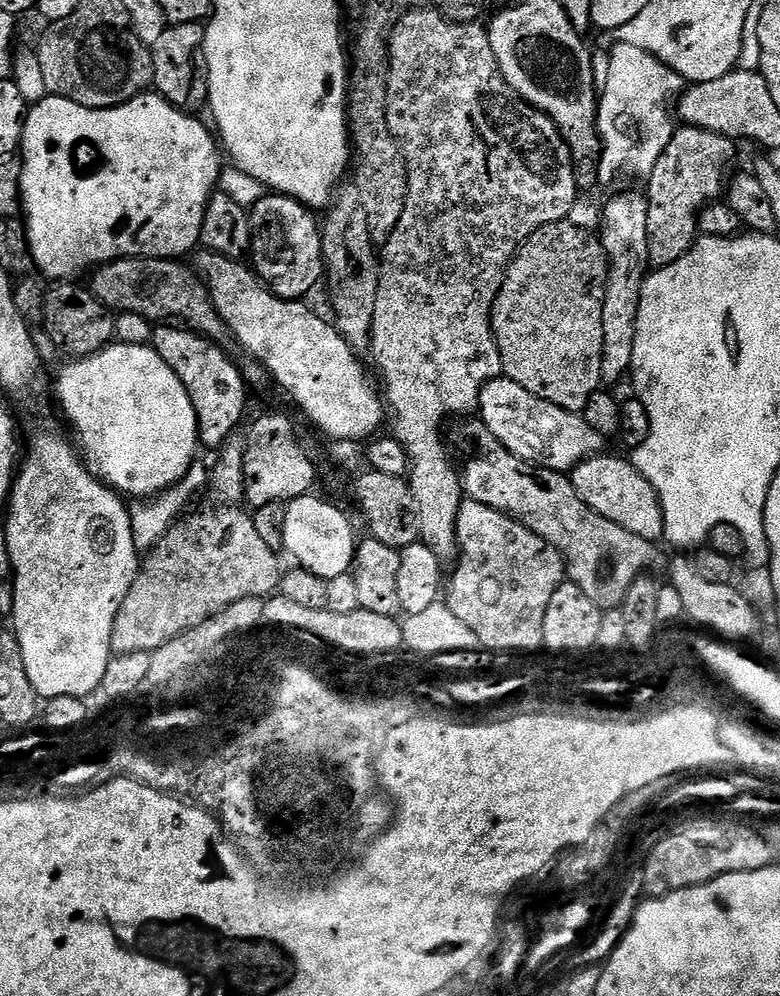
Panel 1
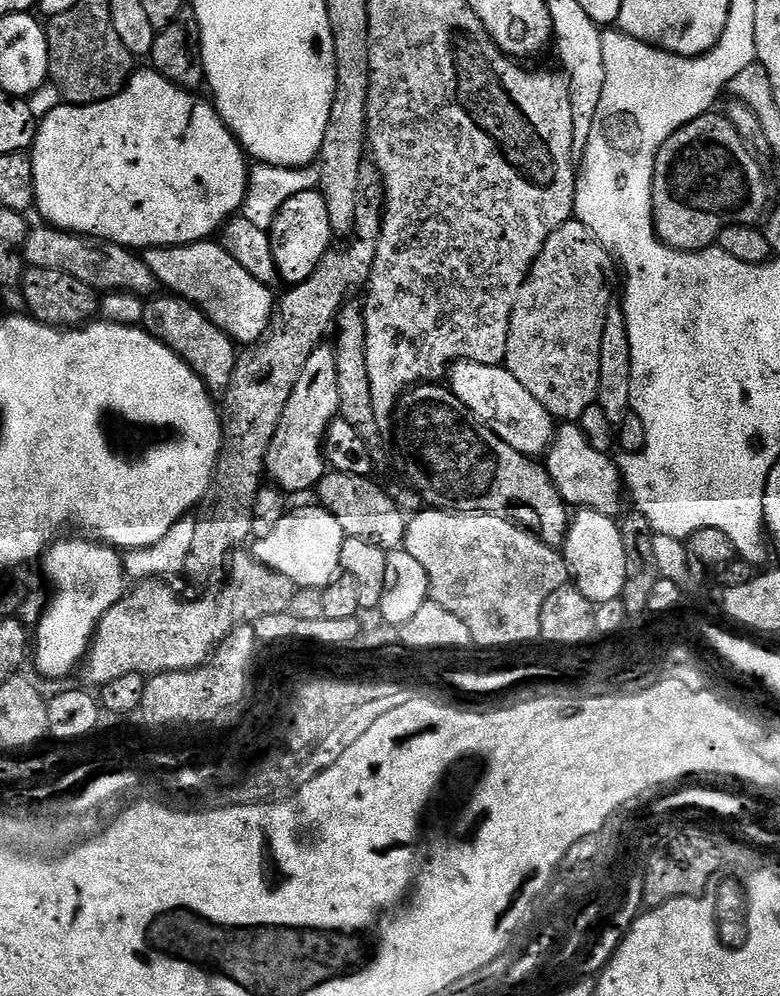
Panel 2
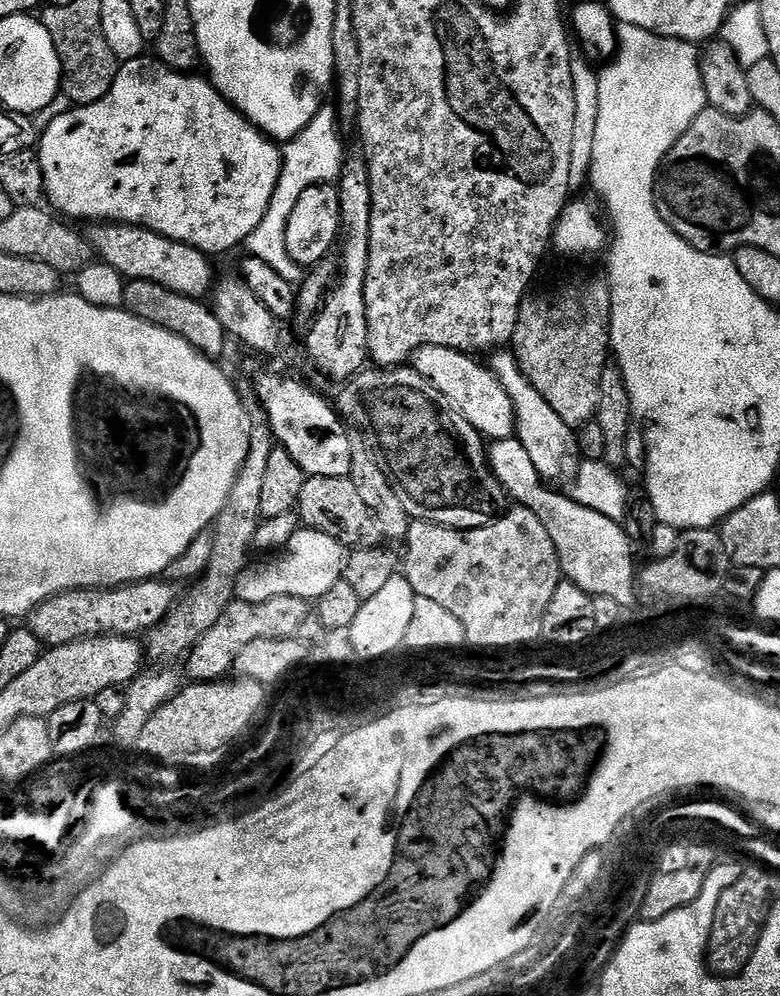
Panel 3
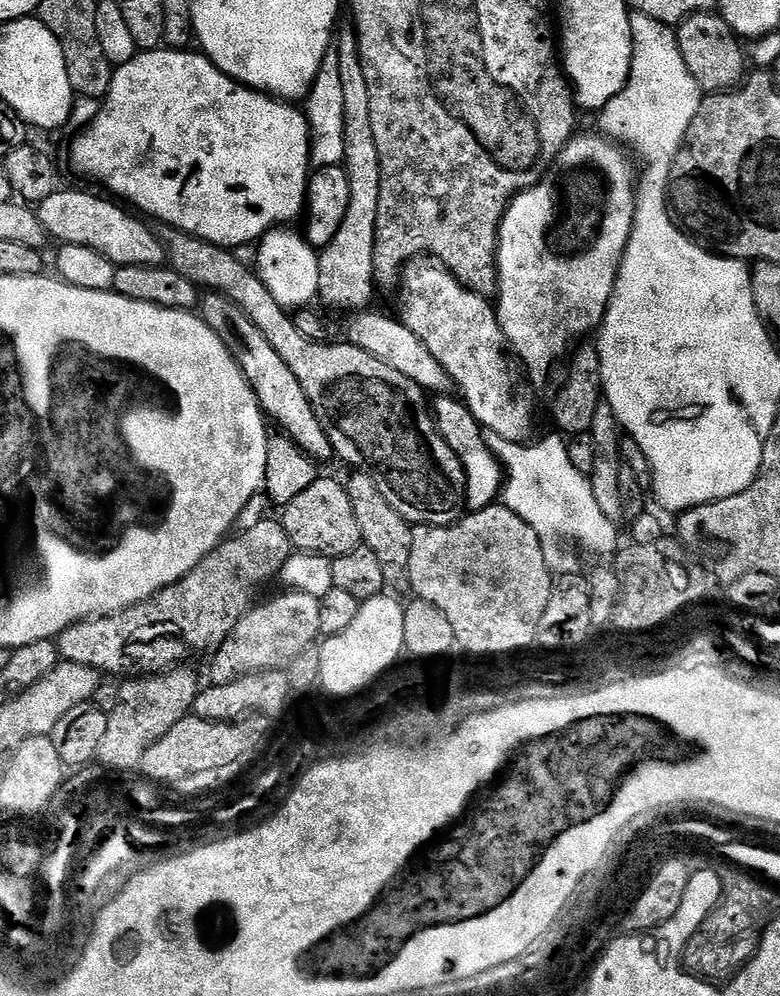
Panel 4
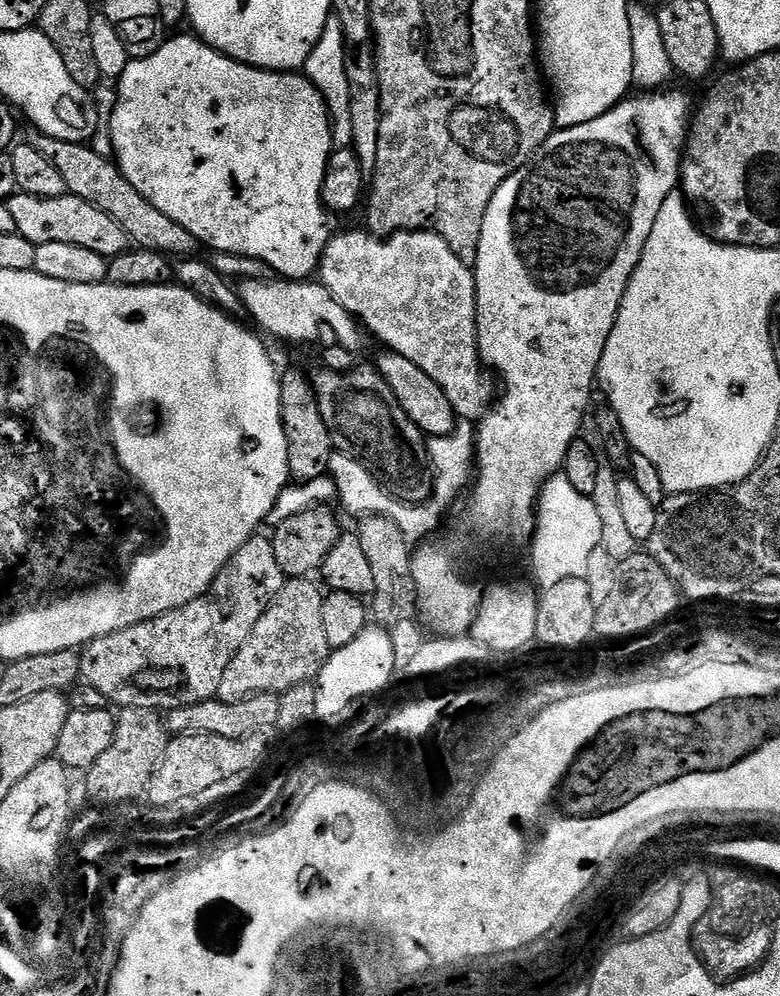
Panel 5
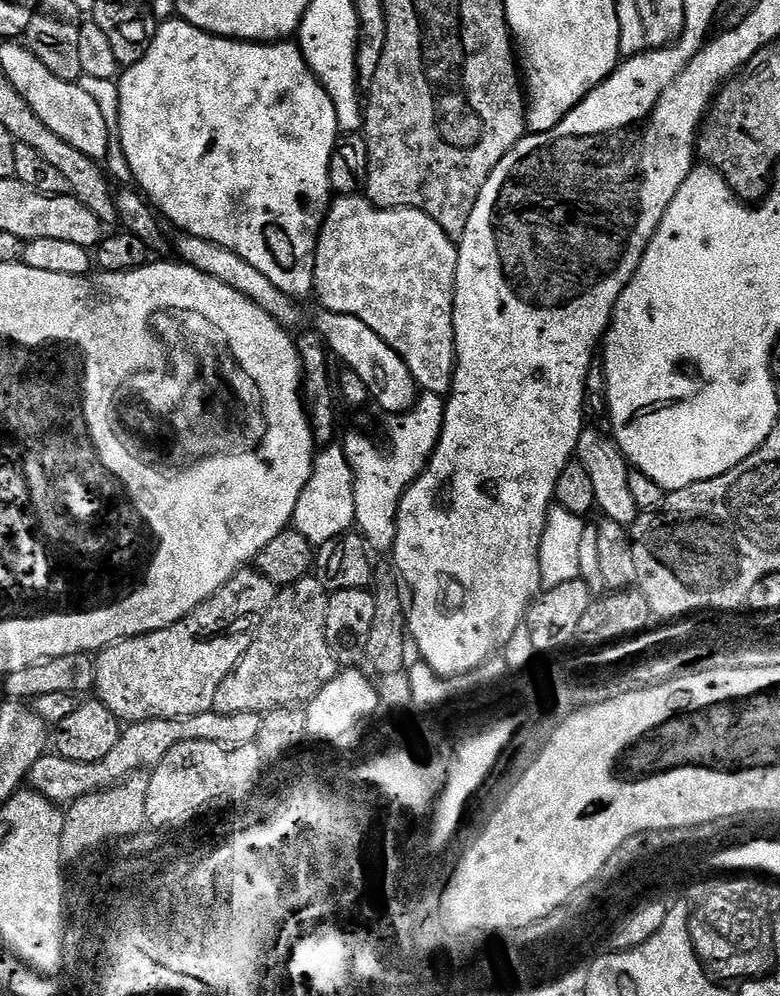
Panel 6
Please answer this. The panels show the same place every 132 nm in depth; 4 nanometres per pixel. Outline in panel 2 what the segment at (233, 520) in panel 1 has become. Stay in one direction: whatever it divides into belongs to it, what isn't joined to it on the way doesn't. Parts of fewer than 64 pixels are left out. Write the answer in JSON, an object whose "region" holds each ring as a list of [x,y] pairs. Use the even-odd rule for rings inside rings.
{"region":[[[240,550],[231,557],[228,585],[217,594],[216,600],[168,600],[168,588],[163,579],[149,579],[135,585],[98,622],[96,635],[88,646],[88,655],[82,664],[82,673],[93,686],[114,682],[125,674],[142,674],[151,678],[168,671],[190,671],[201,667],[212,659],[220,643],[236,627],[243,624],[255,625],[258,618],[266,614],[282,614],[289,611],[298,585],[280,572],[260,564],[255,556]]]}

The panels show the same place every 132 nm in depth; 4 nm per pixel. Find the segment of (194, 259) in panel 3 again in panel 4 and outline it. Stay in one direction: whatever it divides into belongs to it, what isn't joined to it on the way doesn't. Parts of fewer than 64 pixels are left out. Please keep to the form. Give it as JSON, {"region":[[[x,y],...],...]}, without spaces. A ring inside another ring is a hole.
{"region":[[[57,190],[54,194],[50,194],[50,198],[43,200],[35,209],[38,223],[44,227],[44,231],[53,241],[60,240],[61,245],[86,246],[86,250],[95,250],[97,254],[102,254],[102,258],[106,258],[117,268],[122,266],[158,268],[165,263],[164,243],[160,241],[155,231],[151,232],[143,224],[145,223],[143,219],[125,207],[118,208],[113,199],[103,200],[92,192],[64,191]]]}

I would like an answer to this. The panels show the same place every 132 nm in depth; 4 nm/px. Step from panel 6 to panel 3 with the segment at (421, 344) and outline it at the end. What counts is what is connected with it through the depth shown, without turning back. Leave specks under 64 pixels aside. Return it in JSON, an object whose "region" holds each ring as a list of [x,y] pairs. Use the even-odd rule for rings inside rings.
{"region":[[[500,350],[490,361],[492,373],[498,378],[498,382],[510,394],[512,405],[516,411],[516,430],[515,435],[526,446],[526,451],[534,462],[534,467],[545,482],[560,480],[564,475],[572,478],[576,475],[577,467],[581,463],[580,448],[576,445],[576,432],[554,410],[550,410],[550,402],[530,386],[528,379],[522,374],[515,356],[511,351]]]}

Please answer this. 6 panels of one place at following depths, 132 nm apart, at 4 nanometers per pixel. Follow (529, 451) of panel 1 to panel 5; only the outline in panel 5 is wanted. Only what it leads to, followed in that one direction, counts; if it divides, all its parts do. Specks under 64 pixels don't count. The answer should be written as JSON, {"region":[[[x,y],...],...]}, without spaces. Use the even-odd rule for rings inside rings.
{"region":[[[271,278],[272,280],[244,280],[238,284],[240,301],[244,303],[245,313],[256,319],[257,329],[265,328],[280,340],[293,340],[296,344],[308,344],[316,328],[332,335],[335,343],[349,350],[356,350],[360,344],[361,325],[355,316],[341,306],[319,282],[301,282]]]}

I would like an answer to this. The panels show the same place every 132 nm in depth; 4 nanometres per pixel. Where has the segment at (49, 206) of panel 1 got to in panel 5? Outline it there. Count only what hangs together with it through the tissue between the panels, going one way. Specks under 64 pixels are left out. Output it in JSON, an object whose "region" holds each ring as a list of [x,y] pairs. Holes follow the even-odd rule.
{"region":[[[187,34],[188,36],[176,36],[165,39],[161,44],[160,49],[154,54],[150,54],[141,60],[129,59],[126,70],[118,77],[120,84],[116,88],[116,105],[112,108],[112,148],[116,151],[114,155],[115,163],[118,165],[120,172],[130,182],[130,186],[134,186],[134,190],[138,190],[138,194],[142,194],[142,198],[146,202],[150,202],[150,206],[154,206],[158,210],[162,210],[162,214],[166,214],[166,218],[174,218],[174,222],[178,222],[178,226],[186,226],[186,230],[190,230],[190,234],[194,234],[194,238],[201,245],[209,244],[216,252],[229,252],[232,256],[249,256],[252,260],[261,260],[268,268],[273,268],[277,277],[286,280],[299,280],[301,282],[307,281],[308,276],[317,271],[320,267],[320,256],[324,252],[324,248],[329,240],[334,235],[332,229],[333,217],[330,215],[327,208],[324,207],[323,200],[320,199],[320,191],[322,190],[322,178],[326,174],[326,166],[328,165],[328,157],[332,155],[334,149],[332,147],[332,119],[328,116],[328,107],[322,98],[322,94],[316,87],[308,80],[307,76],[297,74],[295,71],[290,72],[271,72],[265,68],[255,68],[249,64],[243,64],[237,60],[232,60],[229,56],[224,56],[218,50],[214,50],[205,44],[203,40],[197,38],[195,35]]]}

